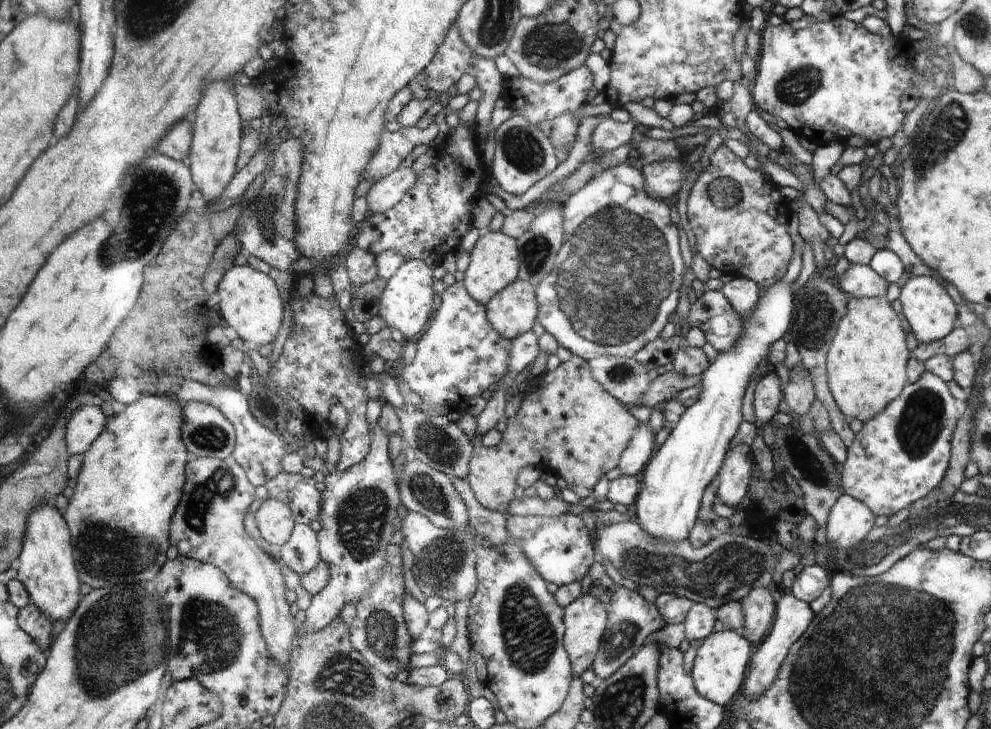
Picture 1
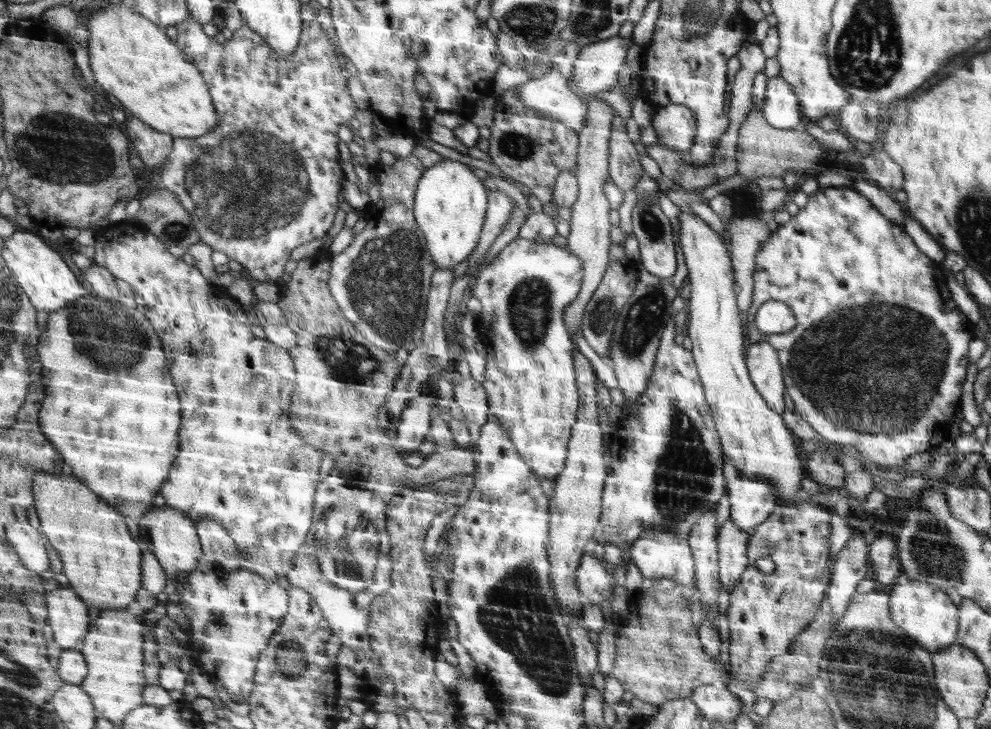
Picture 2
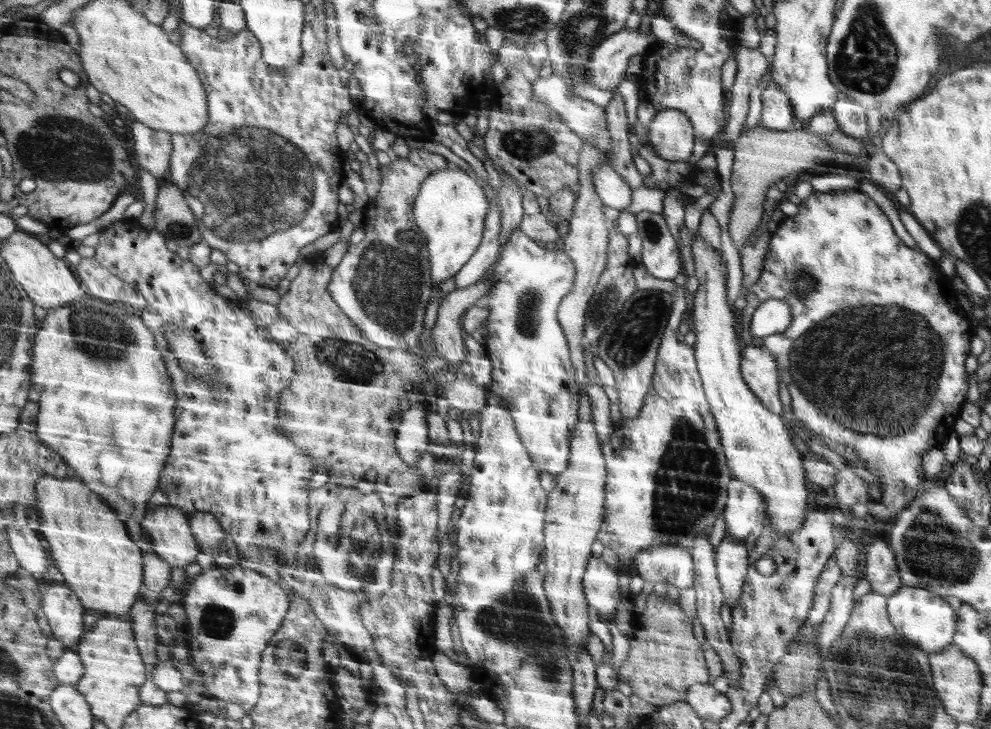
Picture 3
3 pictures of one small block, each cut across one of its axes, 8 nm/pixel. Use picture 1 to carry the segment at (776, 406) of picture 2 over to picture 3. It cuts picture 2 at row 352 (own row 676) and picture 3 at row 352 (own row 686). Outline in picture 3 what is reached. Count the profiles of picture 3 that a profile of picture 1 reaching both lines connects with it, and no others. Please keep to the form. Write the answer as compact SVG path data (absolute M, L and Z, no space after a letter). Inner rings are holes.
M745 348L745 358L741 362L741 376L749 390L763 402L763 406L773 412L781 414L783 406L777 398L777 358L769 348Z

